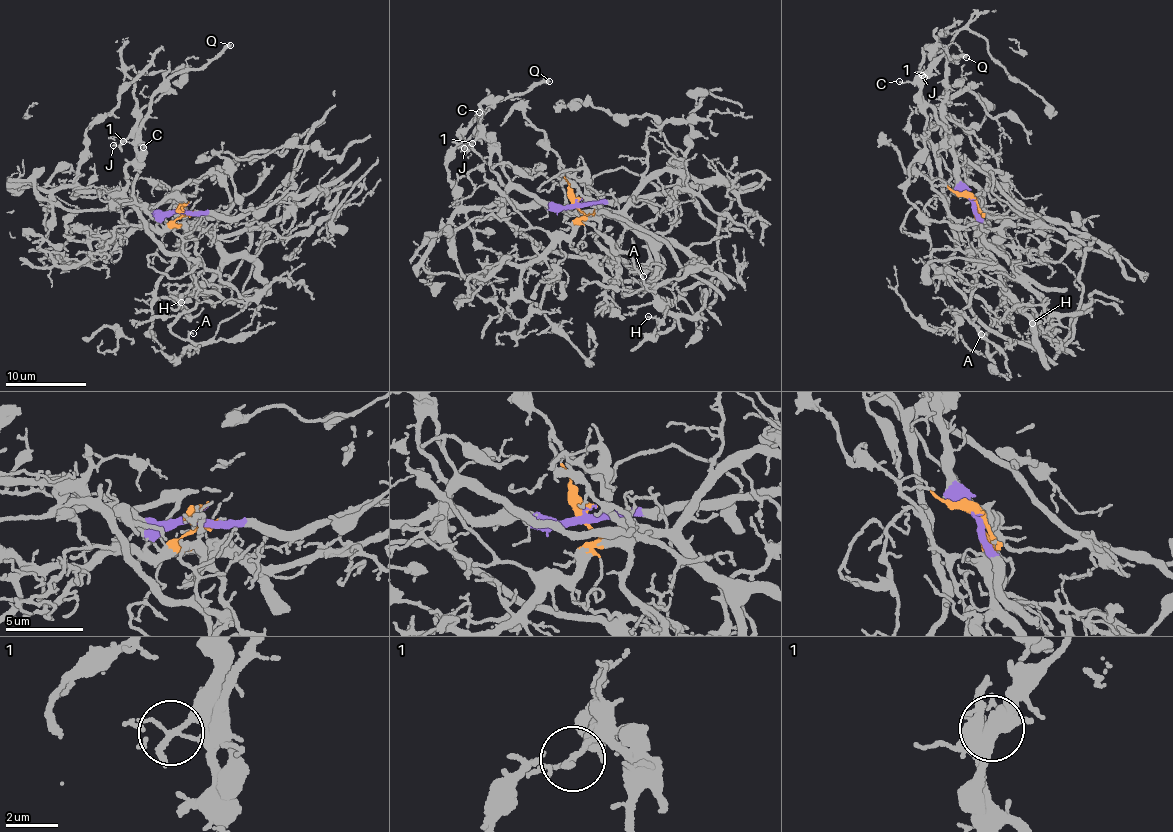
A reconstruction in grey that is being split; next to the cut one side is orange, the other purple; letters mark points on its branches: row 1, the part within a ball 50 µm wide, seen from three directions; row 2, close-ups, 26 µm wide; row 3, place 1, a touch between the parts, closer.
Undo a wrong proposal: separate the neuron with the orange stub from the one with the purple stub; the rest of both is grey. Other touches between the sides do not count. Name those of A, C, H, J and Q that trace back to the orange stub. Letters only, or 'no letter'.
A, H

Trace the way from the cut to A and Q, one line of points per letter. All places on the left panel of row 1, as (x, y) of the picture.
A: (181, 209), (175, 222), (196, 225), (216, 241), (221, 257), (194, 306), (172, 324), (181, 338), (193, 333)
Q: (181, 209), (143, 211), (126, 195), (125, 165), (136, 156), (153, 96), (230, 45)

